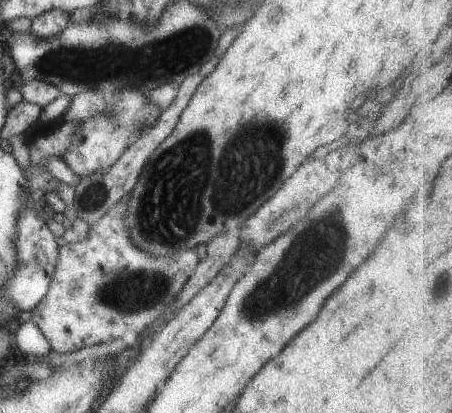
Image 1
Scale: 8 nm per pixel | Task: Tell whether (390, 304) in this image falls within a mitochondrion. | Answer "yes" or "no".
no

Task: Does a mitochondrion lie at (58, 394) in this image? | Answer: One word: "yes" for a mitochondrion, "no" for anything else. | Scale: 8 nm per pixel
no

